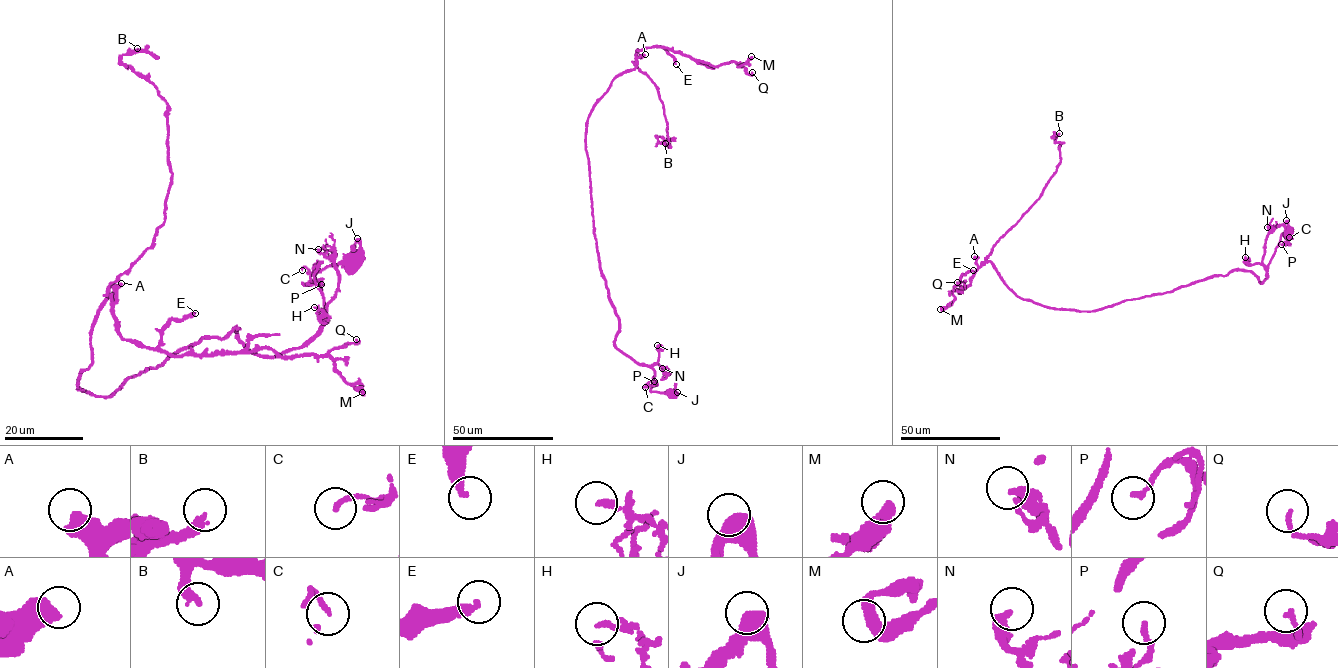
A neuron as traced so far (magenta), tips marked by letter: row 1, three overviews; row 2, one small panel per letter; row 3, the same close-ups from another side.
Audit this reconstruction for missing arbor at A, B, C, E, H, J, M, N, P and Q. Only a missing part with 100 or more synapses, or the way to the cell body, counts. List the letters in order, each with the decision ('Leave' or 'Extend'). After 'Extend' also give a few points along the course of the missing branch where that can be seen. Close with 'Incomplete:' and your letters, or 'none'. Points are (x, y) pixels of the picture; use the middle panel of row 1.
A: Leave
B: Leave
C: Leave
E: Leave
H: Leave
J: Leave
M: Leave
N: Leave
P: Leave
Q: Leave
Incomplete: none

